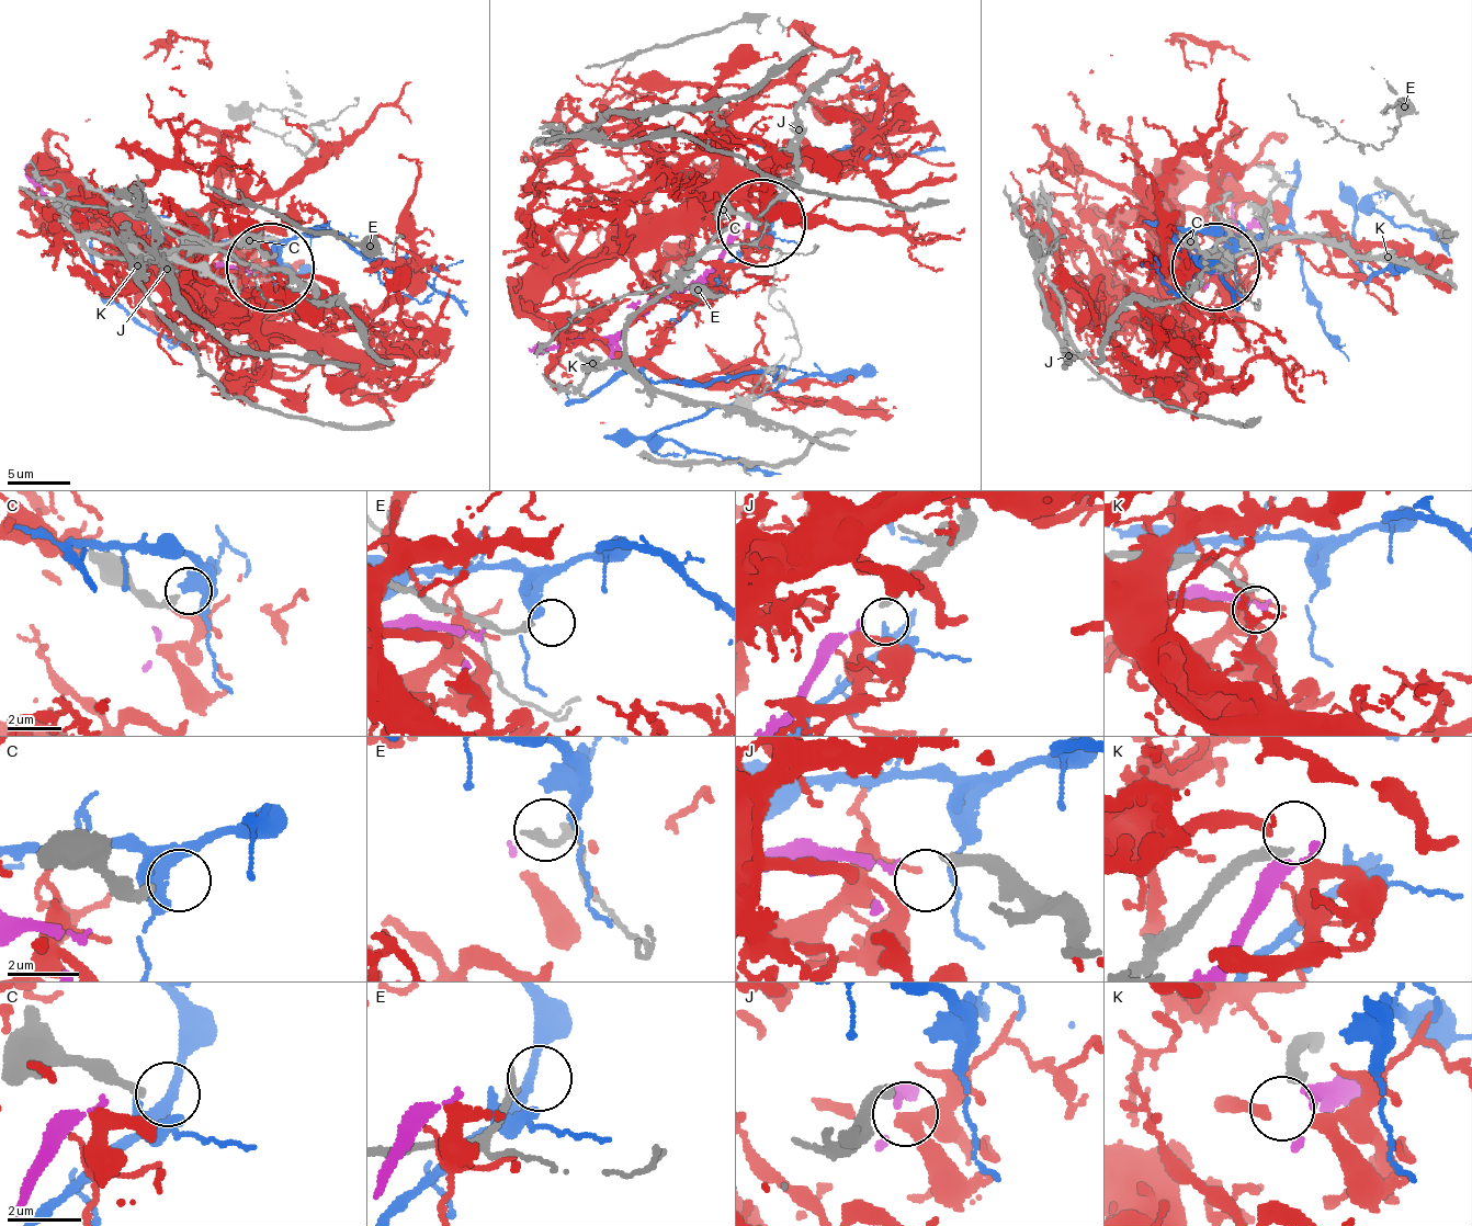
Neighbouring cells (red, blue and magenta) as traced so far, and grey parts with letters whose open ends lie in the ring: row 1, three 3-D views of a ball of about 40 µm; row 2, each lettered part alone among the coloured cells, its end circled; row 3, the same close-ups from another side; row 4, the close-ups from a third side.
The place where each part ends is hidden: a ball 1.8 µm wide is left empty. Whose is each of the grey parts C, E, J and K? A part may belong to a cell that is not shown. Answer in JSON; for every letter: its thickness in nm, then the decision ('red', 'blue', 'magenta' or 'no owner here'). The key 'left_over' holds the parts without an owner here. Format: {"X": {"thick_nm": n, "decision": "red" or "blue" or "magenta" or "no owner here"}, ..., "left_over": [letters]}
{"C": {"thick_nm": 260, "decision": "no owner here"}, "E": {"thick_nm": 240, "decision": "no owner here"}, "J": {"thick_nm": 280, "decision": "magenta"}, "K": {"thick_nm": 300, "decision": "no owner here"}, "left_over": ["C", "E", "K"]}

